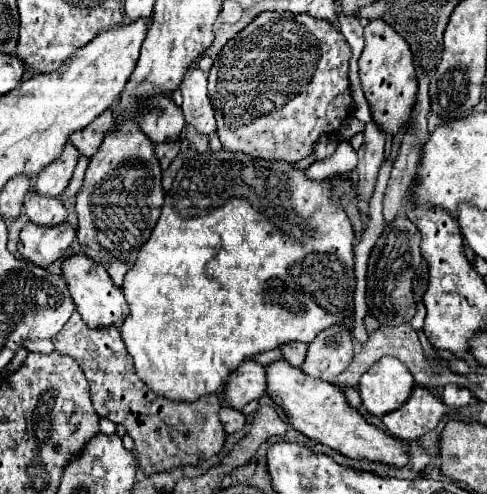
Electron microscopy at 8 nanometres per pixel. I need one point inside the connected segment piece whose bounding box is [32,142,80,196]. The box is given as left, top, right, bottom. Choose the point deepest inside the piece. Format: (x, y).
(54, 180)

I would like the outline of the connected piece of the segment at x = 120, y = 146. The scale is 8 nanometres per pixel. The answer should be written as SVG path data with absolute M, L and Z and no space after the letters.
M126 122L116 132L110 132L90 158L84 184L76 194L78 242L88 258L106 268L118 288L122 288L126 272L150 238L162 204L162 170L154 156L154 144L134 122Z

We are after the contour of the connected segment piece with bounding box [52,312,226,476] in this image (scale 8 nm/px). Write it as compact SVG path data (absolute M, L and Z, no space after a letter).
M74 312L52 342L60 354L72 356L84 370L96 412L114 424L122 424L128 436L132 436L140 470L146 476L168 472L182 464L198 464L200 460L216 456L224 446L226 434L218 418L218 396L208 394L208 398L198 398L196 402L186 404L152 394L152 390L140 382L118 328L92 330L84 324L80 314Z

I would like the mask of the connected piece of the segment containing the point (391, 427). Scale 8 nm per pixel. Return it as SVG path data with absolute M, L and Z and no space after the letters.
M414 388L408 402L402 408L382 416L382 422L392 436L412 442L434 430L448 412L450 408L426 388Z

